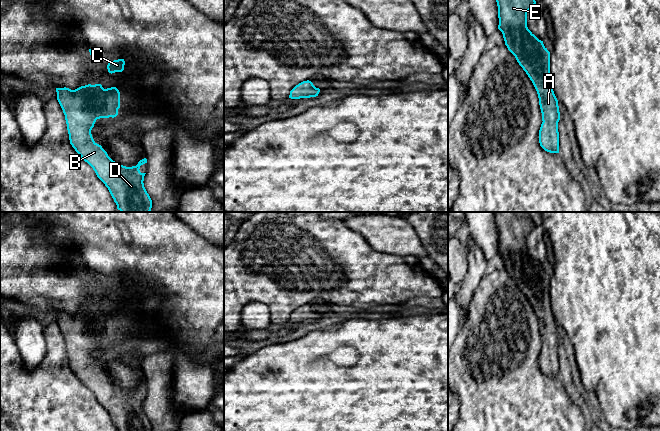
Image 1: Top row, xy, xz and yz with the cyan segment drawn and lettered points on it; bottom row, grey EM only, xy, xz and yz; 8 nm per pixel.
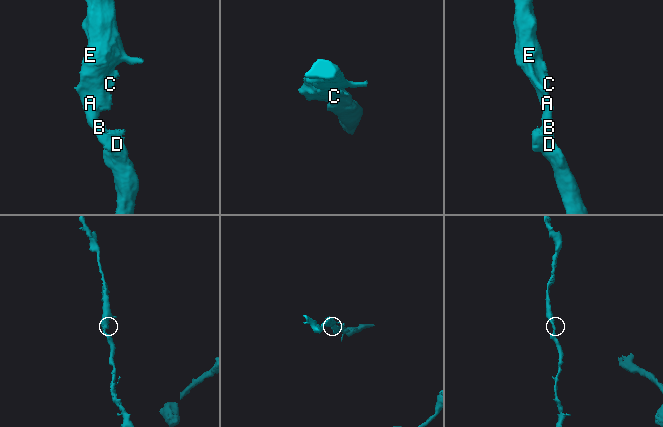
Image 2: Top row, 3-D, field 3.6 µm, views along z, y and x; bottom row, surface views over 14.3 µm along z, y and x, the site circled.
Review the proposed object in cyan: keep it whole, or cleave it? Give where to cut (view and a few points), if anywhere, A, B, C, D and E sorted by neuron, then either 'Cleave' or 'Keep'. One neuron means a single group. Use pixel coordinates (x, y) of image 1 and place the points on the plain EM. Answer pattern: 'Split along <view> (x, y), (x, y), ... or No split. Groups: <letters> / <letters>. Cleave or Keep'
No split. Groups: A B C D E. Keep

